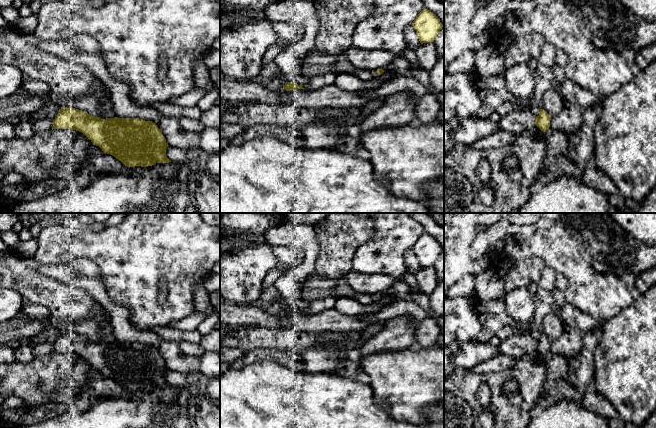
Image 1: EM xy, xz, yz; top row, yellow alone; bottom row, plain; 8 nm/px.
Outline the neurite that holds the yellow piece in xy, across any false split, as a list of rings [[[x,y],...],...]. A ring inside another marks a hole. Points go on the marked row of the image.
[[[63,107],[53,120],[52,129],[83,133],[104,153],[114,156],[127,167],[171,162],[166,156],[169,145],[152,121],[118,117],[101,119],[82,110]]]

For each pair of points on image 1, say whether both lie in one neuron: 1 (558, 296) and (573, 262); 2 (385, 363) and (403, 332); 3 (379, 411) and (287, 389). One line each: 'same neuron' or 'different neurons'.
1: different neurons
2: different neurons
3: same neuron

